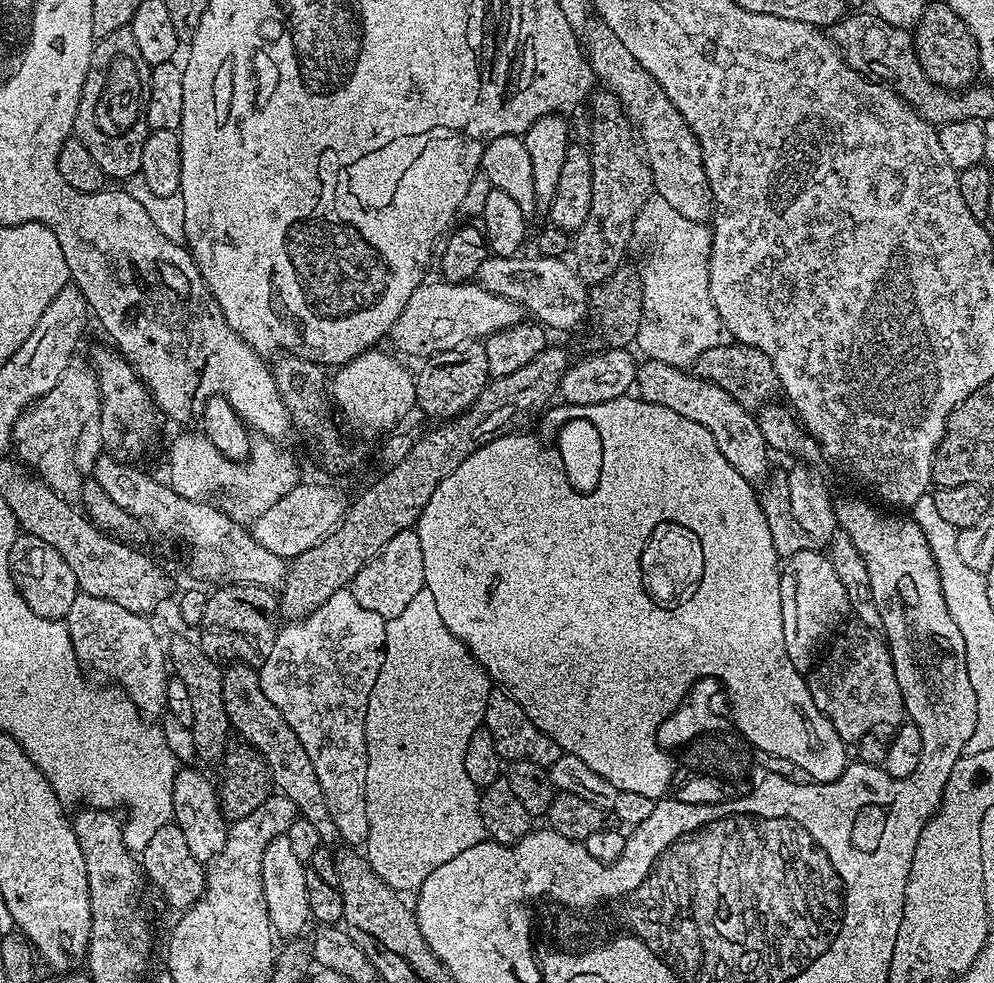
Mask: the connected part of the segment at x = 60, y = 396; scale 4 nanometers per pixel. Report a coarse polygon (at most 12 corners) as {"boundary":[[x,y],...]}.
{"boundary":[[69,367],[12,431],[65,498],[102,455],[100,387]]}

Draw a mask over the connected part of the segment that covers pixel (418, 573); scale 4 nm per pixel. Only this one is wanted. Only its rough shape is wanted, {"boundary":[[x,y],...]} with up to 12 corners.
{"boundary":[[394,534],[350,585],[386,622],[423,588],[422,542]]}

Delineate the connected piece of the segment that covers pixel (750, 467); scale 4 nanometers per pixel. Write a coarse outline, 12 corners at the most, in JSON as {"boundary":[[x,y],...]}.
{"boundary":[[666,362],[637,367],[639,399],[706,426],[753,486],[770,476],[760,421],[722,386]]}

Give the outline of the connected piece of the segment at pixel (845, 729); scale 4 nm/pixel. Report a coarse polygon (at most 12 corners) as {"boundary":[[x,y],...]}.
{"boundary":[[852,622],[807,682],[852,746],[906,713],[885,637]]}

